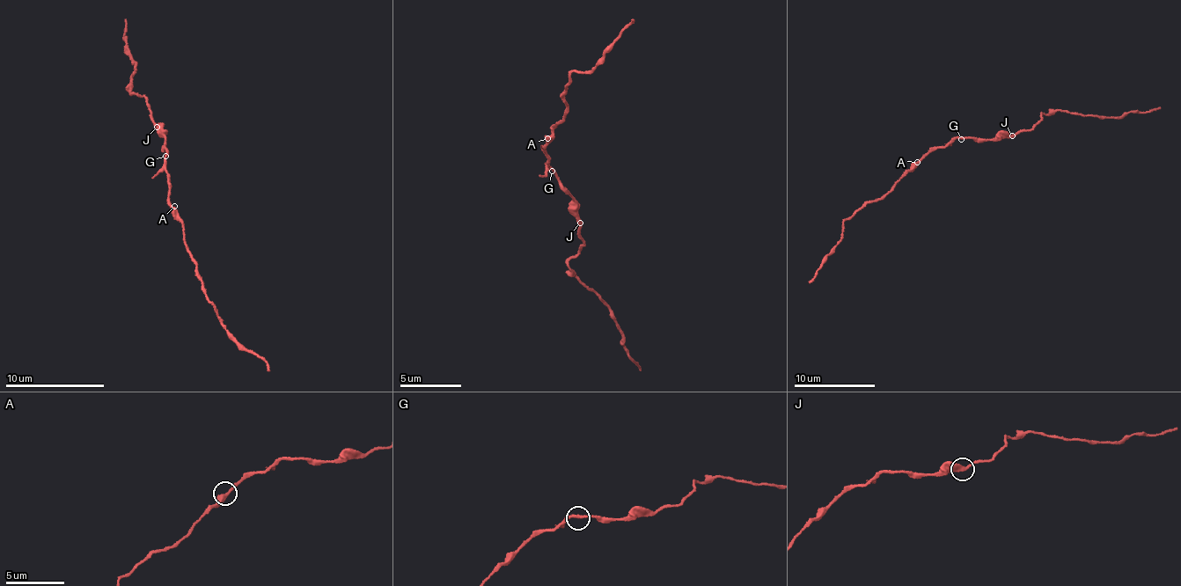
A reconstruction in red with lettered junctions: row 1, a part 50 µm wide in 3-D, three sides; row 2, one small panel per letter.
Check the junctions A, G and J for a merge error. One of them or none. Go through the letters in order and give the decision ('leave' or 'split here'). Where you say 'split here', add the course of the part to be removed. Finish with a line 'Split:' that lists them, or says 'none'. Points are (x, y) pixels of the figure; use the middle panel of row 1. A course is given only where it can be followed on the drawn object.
A: leave
G: leave
J: split here | (580, 223), (579, 252), (571, 259), (570, 274), (597, 294), (617, 325), (622, 344), (639, 369)
Split: J

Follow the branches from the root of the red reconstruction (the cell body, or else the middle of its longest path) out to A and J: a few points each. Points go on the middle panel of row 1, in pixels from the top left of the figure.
A: (550, 166), (544, 146), (547, 138)
J: (550, 166), (560, 181), (560, 186), (575, 201), (575, 219), (580, 223)

